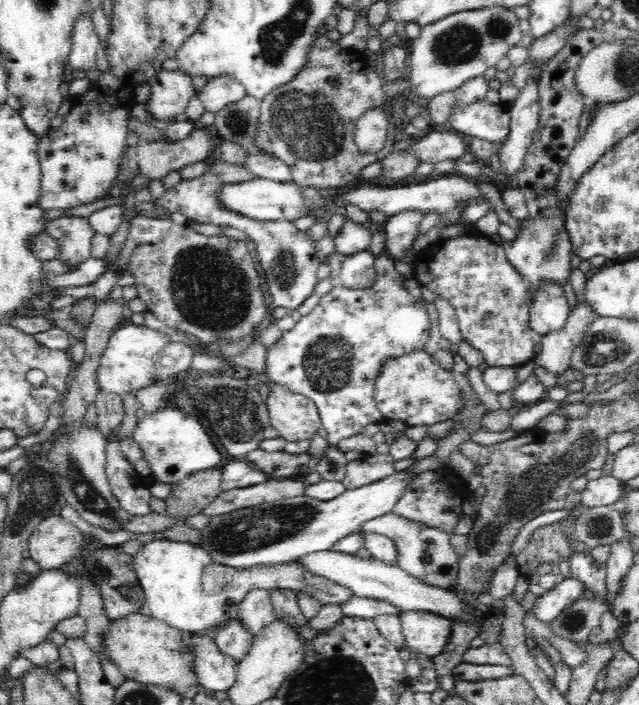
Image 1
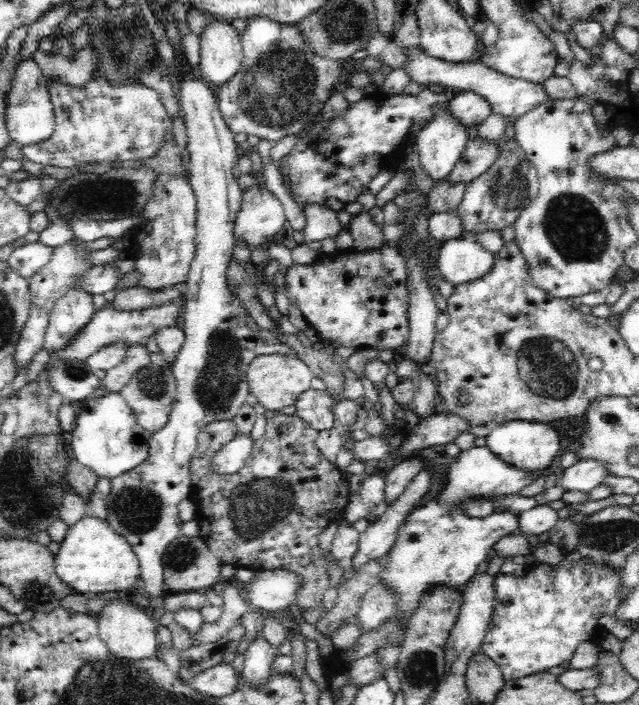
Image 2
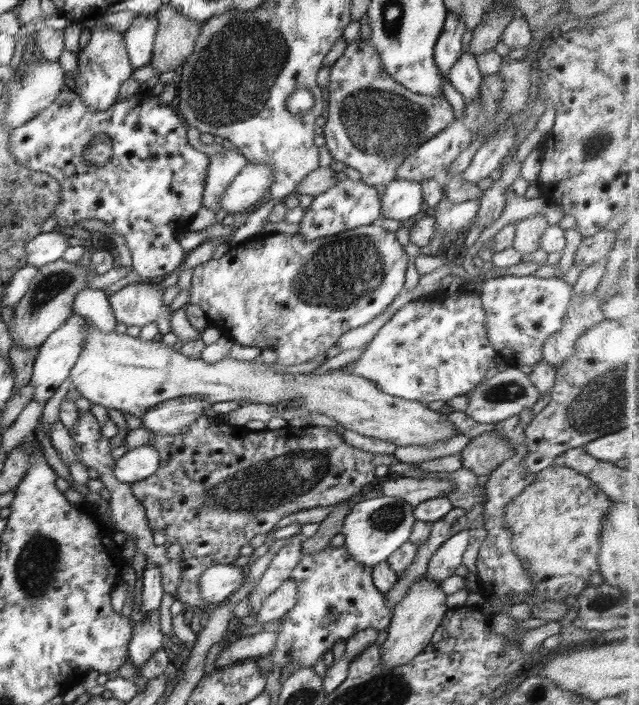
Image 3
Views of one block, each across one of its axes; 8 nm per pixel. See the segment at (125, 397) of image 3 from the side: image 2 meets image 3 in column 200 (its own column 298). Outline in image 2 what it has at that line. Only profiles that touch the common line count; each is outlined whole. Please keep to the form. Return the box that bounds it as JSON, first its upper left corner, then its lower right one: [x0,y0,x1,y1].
[246,353,313,410]

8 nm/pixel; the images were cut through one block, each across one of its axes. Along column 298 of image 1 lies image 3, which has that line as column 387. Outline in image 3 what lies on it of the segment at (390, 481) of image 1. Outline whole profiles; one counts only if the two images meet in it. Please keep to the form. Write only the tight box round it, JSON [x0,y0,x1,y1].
[341,495,414,568]

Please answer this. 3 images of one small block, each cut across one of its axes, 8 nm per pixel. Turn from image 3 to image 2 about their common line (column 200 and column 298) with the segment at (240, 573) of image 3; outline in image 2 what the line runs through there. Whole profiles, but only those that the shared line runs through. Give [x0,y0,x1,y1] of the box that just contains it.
[241,570,303,614]

